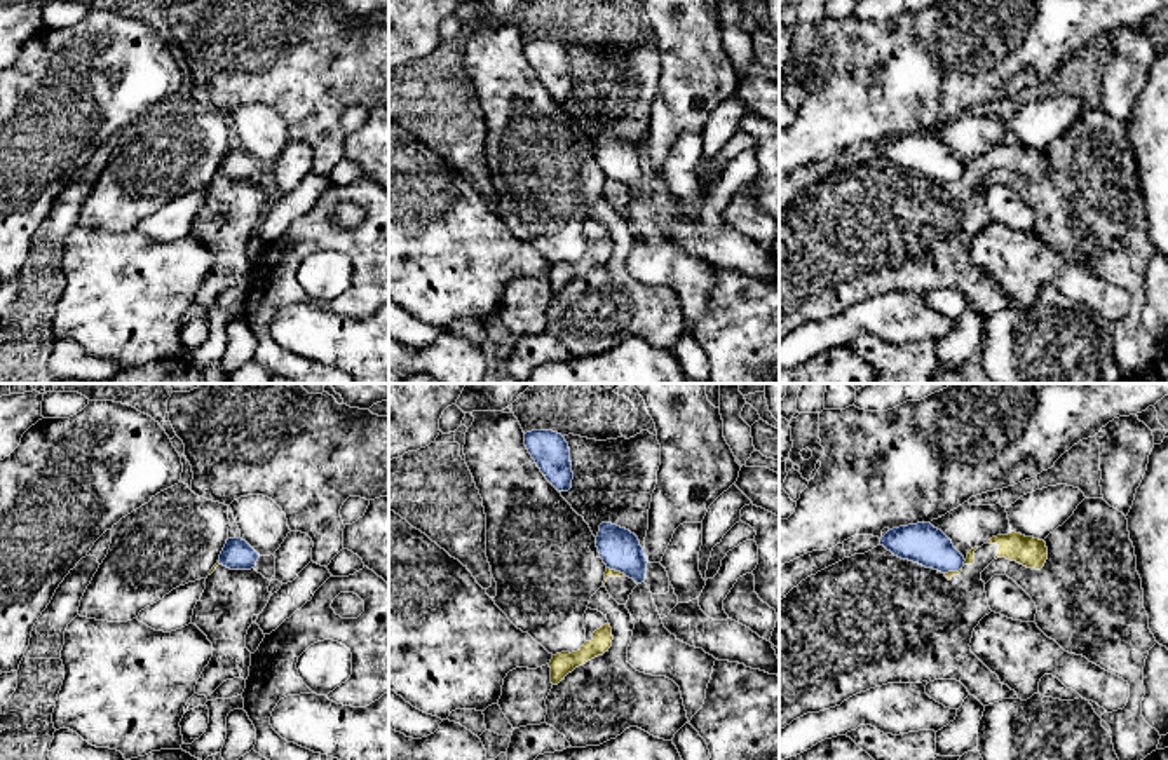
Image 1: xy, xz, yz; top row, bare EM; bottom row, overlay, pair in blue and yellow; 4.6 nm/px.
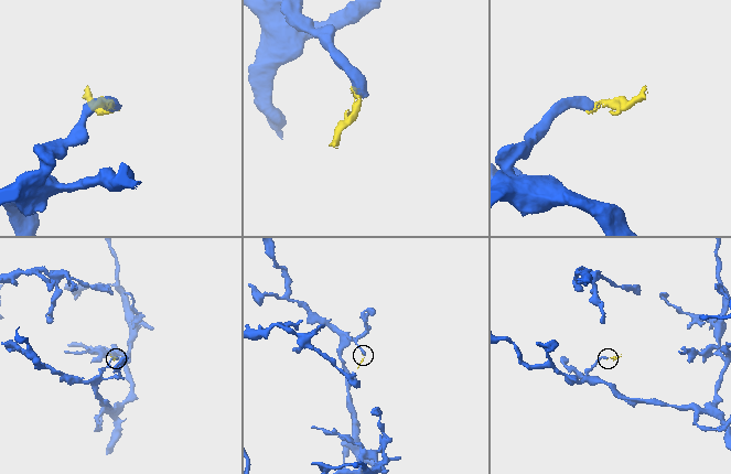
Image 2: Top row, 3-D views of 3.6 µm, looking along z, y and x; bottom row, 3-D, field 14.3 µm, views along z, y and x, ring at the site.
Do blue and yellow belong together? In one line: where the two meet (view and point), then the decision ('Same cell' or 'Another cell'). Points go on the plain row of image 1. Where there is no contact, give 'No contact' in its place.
Touches blue at xz (617, 180). Another cell

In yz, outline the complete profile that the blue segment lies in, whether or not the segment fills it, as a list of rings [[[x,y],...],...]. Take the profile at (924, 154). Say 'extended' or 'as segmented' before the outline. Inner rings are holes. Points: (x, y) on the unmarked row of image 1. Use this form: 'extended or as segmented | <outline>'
as segmented | [[[931,132],[893,138],[880,148],[880,155],[901,169],[941,183],[959,181],[966,171],[952,150]]]

